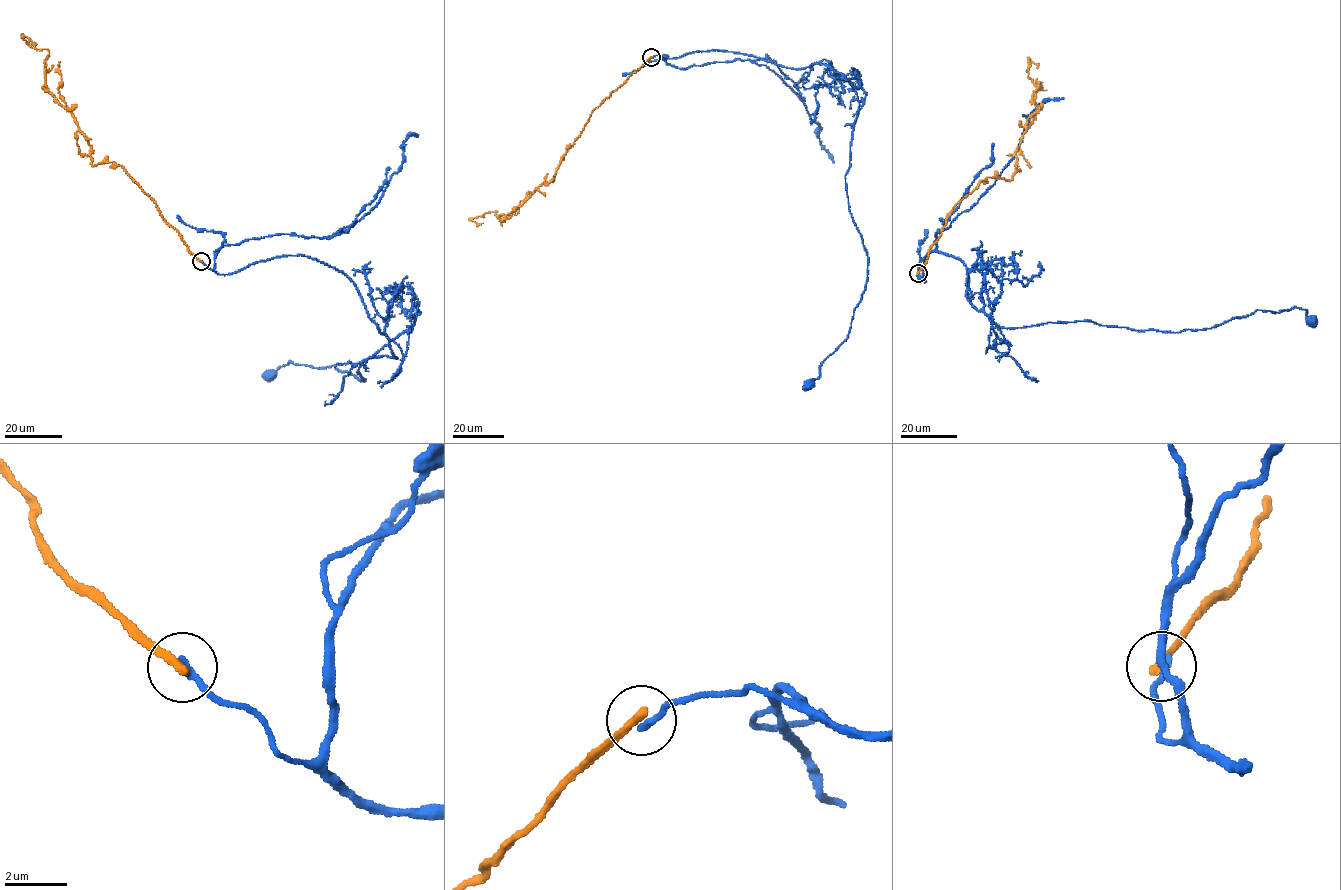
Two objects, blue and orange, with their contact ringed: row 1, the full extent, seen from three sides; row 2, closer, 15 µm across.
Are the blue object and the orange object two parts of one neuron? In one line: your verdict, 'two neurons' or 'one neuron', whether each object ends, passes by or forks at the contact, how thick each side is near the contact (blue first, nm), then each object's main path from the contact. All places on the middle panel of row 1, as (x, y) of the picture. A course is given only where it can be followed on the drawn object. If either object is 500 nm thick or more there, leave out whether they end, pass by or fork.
two neurons | blue ends | orange ends | 240/300 nm | blue via (651, 58), (715, 50), (795, 69), (824, 64), (855, 91), (845, 190), (866, 283), (848, 337), (809, 384) | orange via (651, 57), (593, 110), (550, 181), (506, 214), (498, 218), (496, 211), (472, 220), (482, 223)

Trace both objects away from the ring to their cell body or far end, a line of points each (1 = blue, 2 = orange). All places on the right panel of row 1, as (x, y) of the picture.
1: (918, 273), (934, 250), (956, 257), (971, 305), (1005, 328), (1177, 333), (1293, 307), (1311, 321)
2: (917, 272), (959, 201), (987, 177), (1012, 178), (1015, 152), (1037, 109), (1029, 60), (1037, 68)

